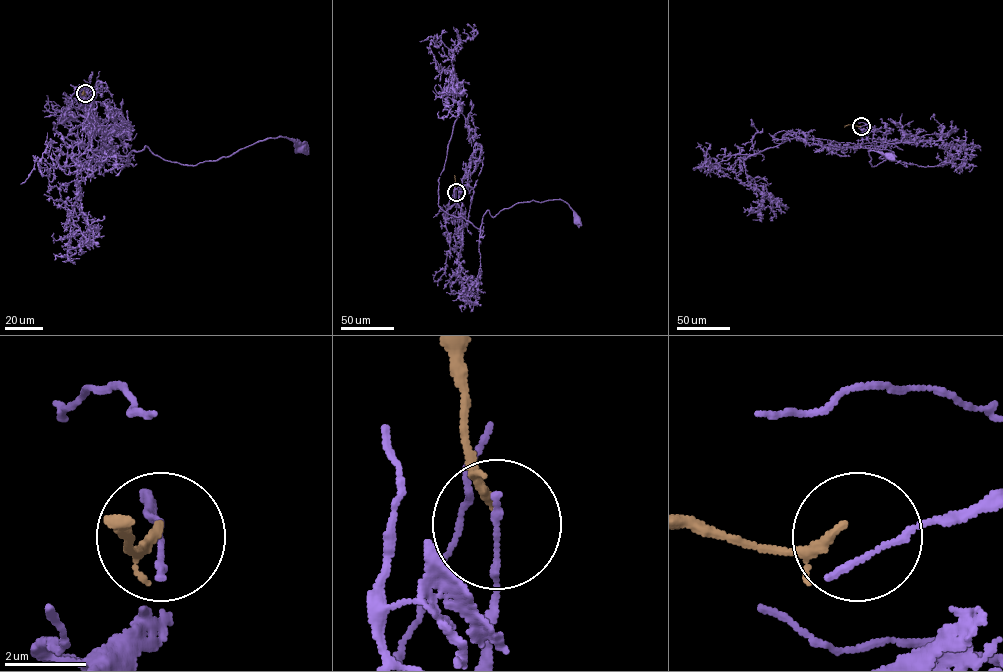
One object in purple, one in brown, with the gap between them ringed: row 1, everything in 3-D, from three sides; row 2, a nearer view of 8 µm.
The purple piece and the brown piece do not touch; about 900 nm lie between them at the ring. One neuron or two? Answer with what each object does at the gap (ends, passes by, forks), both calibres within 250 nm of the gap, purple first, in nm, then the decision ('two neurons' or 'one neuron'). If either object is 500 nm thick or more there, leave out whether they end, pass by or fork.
purple ends; brown ends; calibres 190 and 220 nm; two neurons

